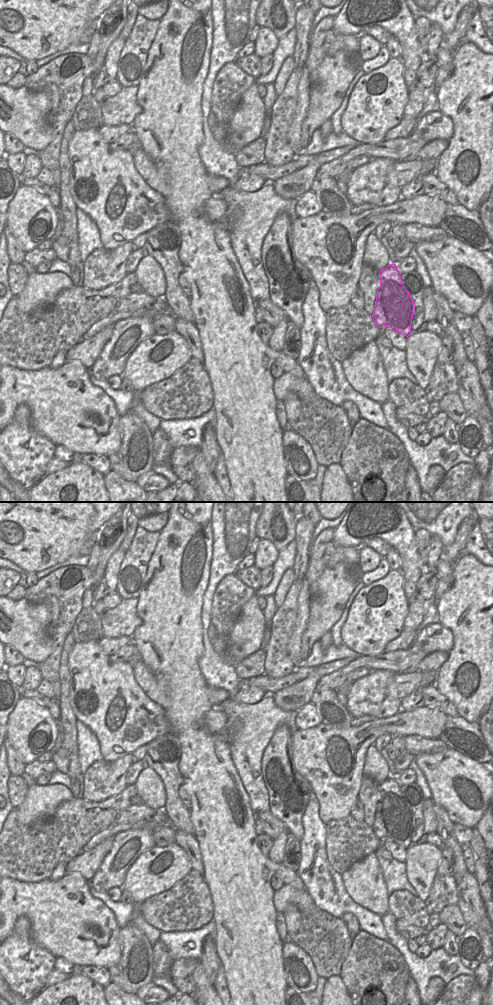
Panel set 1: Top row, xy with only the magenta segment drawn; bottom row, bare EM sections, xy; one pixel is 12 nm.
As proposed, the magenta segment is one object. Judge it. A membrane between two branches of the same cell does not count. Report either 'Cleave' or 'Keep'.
Cleave

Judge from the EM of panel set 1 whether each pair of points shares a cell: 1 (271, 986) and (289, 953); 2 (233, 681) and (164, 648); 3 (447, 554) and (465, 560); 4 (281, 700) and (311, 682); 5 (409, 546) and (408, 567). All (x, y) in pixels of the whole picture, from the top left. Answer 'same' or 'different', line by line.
1: different
2: different
3: different
4: same
5: same

